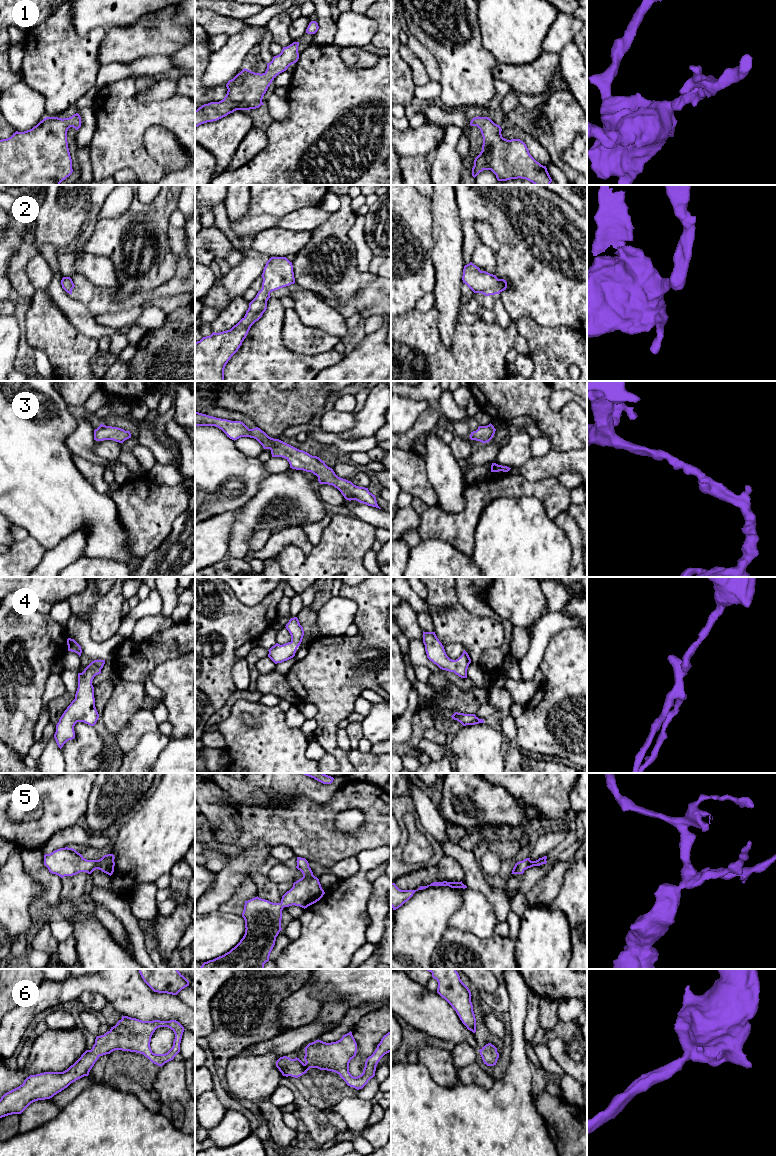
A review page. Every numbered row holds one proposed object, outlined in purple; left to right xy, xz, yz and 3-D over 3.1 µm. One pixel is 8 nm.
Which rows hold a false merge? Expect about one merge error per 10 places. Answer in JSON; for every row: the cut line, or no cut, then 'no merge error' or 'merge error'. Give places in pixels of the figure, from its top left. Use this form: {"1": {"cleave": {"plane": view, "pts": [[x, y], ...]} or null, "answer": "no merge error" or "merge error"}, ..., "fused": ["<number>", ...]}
{"1": {"cleave": null, "answer": "no merge error"}, "2": {"cleave": null, "answer": "no merge error"}, "3": {"cleave": null, "answer": "no merge error"}, "4": {"cleave": null, "answer": "no merge error"}, "5": {"cleave": null, "answer": "no merge error"}, "6": {"cleave": null, "answer": "no merge error"}, "fused": []}

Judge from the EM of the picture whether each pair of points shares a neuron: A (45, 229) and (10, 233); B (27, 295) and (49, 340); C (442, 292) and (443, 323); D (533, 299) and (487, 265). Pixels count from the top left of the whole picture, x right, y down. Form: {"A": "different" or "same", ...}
{"A": "different", "B": "different", "C": "same", "D": "different"}

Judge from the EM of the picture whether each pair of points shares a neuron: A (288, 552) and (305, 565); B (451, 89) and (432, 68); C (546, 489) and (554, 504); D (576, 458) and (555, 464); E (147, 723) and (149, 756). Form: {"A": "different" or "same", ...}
{"A": "same", "B": "different", "C": "same", "D": "same", "E": "different"}

